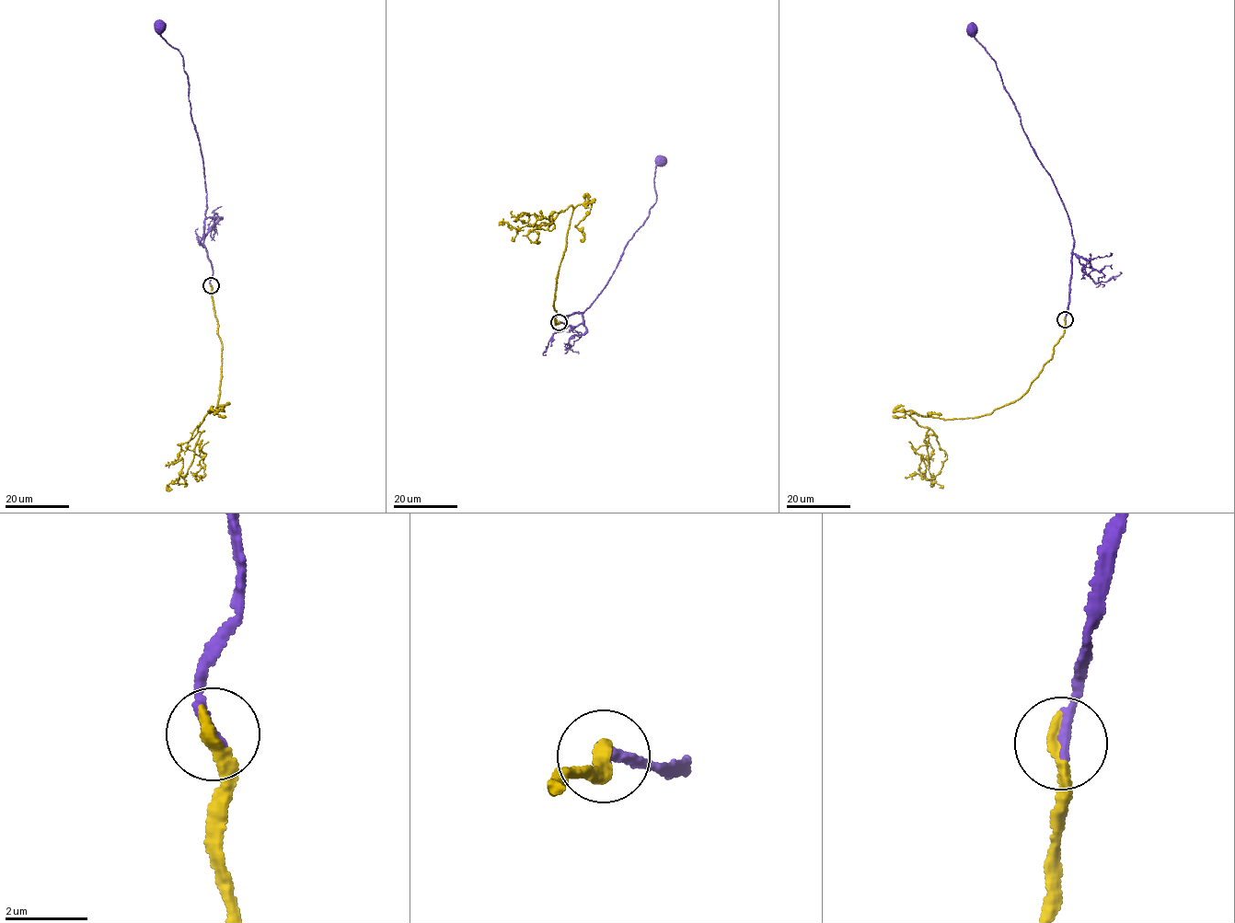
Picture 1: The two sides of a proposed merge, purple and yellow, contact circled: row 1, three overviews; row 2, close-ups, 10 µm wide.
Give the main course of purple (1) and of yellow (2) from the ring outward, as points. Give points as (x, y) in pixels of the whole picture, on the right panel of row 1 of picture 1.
1: (1065, 319), (1074, 245), (1067, 213), (1024, 132), (996, 64), (970, 28)
2: (1065, 319), (1053, 357), (1016, 400), (963, 419), (912, 413), (936, 435), (915, 450), (926, 471), (905, 478)

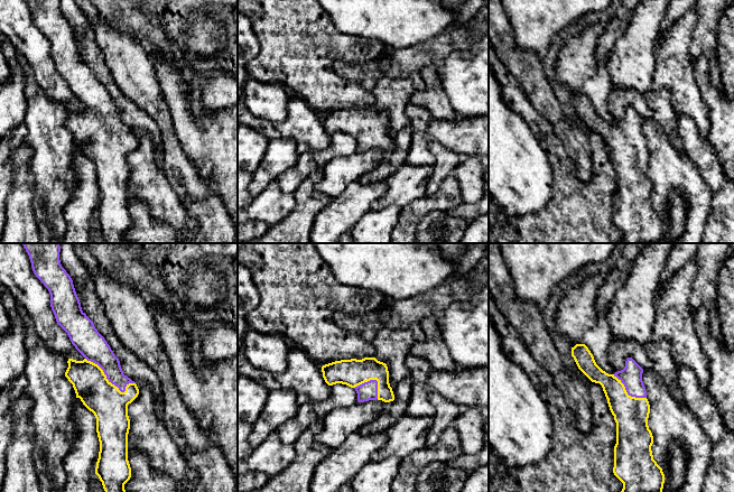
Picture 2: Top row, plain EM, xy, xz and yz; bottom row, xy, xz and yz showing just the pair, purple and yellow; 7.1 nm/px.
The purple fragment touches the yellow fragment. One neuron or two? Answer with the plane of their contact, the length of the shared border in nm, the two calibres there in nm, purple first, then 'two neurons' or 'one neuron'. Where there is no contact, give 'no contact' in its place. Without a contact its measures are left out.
xy | 400 nm | 180/260 nm | one neuron

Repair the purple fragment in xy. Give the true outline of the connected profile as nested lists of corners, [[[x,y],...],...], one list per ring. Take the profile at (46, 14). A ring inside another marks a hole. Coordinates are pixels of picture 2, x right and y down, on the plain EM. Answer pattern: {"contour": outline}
{"contour": [[[27,0],[34,22],[50,43],[50,56],[57,73],[67,82],[72,93],[85,106],[83,110],[68,108],[65,126],[73,133],[76,147],[80,147],[96,167],[100,201],[95,223],[102,231],[105,243],[130,243],[124,239],[124,233],[131,226],[131,216],[128,210],[130,178],[128,154],[138,146],[139,138],[134,130],[123,123],[119,108],[97,81],[93,71],[82,59],[73,29],[61,13],[59,1]]]}

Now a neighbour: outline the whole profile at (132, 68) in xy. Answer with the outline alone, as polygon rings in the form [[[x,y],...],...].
[[[99,16],[90,21],[96,45],[102,50],[105,65],[109,68],[118,89],[137,106],[142,109],[157,123],[164,150],[164,171],[171,188],[183,202],[185,197],[201,201],[210,195],[210,187],[202,179],[195,164],[185,155],[175,133],[174,122],[157,78],[155,62],[134,36],[120,31]]]

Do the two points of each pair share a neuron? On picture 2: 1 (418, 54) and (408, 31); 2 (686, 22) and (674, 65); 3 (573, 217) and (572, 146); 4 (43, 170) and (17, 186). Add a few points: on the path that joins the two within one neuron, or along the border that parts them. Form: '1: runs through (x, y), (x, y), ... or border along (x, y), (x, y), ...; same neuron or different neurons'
1: border along (438, 35), (402, 48), (388, 47); different neurons
2: runs through (680, 33), (675, 44), (675, 55); same neuron
3: border along (557, 137), (574, 164), (575, 175), (586, 182); different neurons
4: border along (34, 151), (28, 164), (31, 176), (33, 203); different neurons

